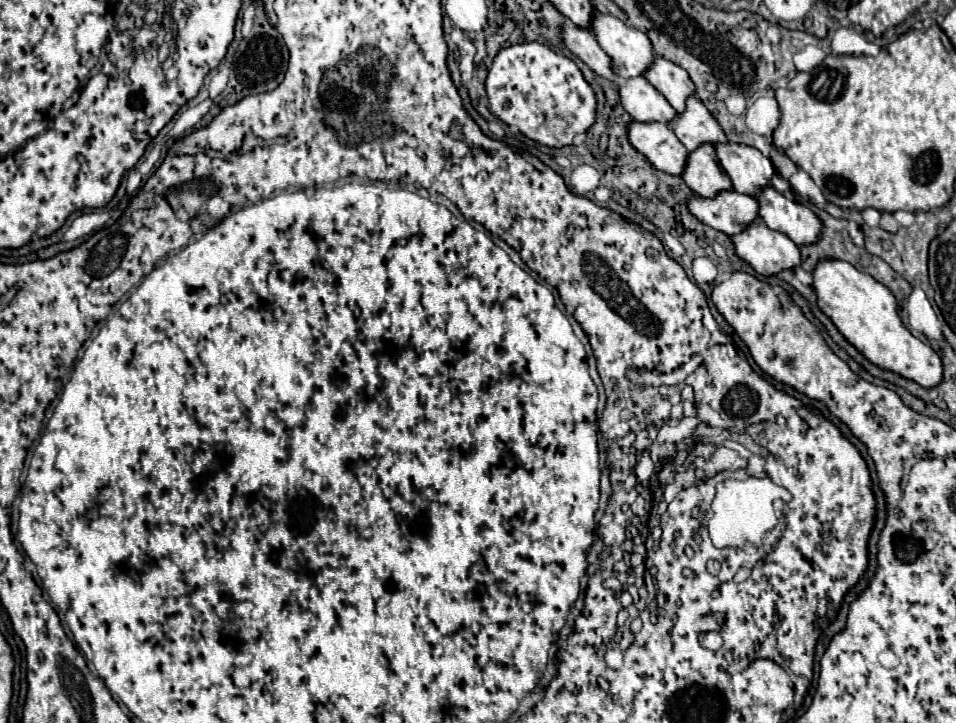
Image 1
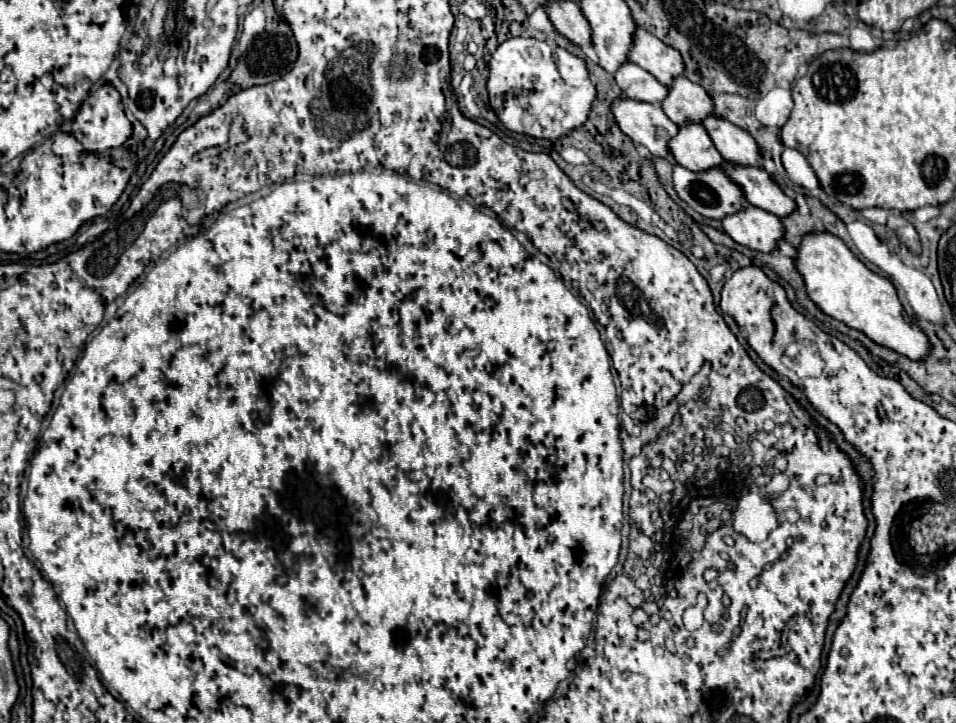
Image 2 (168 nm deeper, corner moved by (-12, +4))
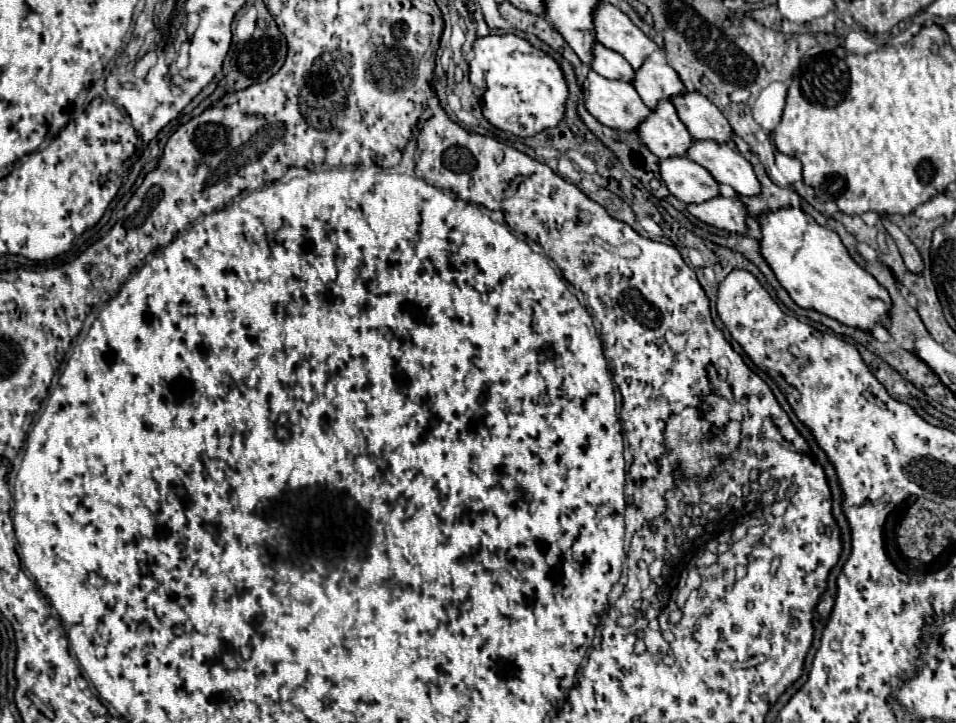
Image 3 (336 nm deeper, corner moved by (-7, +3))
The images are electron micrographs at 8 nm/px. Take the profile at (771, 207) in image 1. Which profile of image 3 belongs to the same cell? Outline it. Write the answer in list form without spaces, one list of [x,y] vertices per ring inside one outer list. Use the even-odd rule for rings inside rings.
[[[693,139],[691,147],[687,149],[687,157],[705,167],[717,183],[727,183],[741,195],[753,195],[757,189],[761,189],[749,161],[733,151],[727,143]]]

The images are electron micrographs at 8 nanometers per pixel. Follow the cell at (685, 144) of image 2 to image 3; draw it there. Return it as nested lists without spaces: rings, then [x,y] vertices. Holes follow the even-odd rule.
[[[667,99],[657,101],[657,107],[639,123],[637,135],[639,141],[659,159],[685,155],[685,145],[693,141],[685,125],[681,125],[677,111],[673,109],[673,105],[669,105]]]

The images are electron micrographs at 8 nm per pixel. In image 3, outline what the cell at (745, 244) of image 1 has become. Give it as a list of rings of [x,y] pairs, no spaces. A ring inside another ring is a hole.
[[[713,197],[703,203],[687,203],[687,211],[699,221],[717,229],[725,229],[729,233],[739,233],[745,229],[747,211],[739,201],[733,199]]]

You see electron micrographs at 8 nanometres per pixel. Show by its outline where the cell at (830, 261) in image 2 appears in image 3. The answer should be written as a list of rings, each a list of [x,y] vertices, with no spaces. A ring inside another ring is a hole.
[[[799,207],[763,211],[755,219],[761,229],[761,257],[799,307],[815,309],[843,325],[865,331],[879,325],[881,319],[887,319],[891,307],[889,293],[851,259],[837,233],[817,225],[815,219]]]

